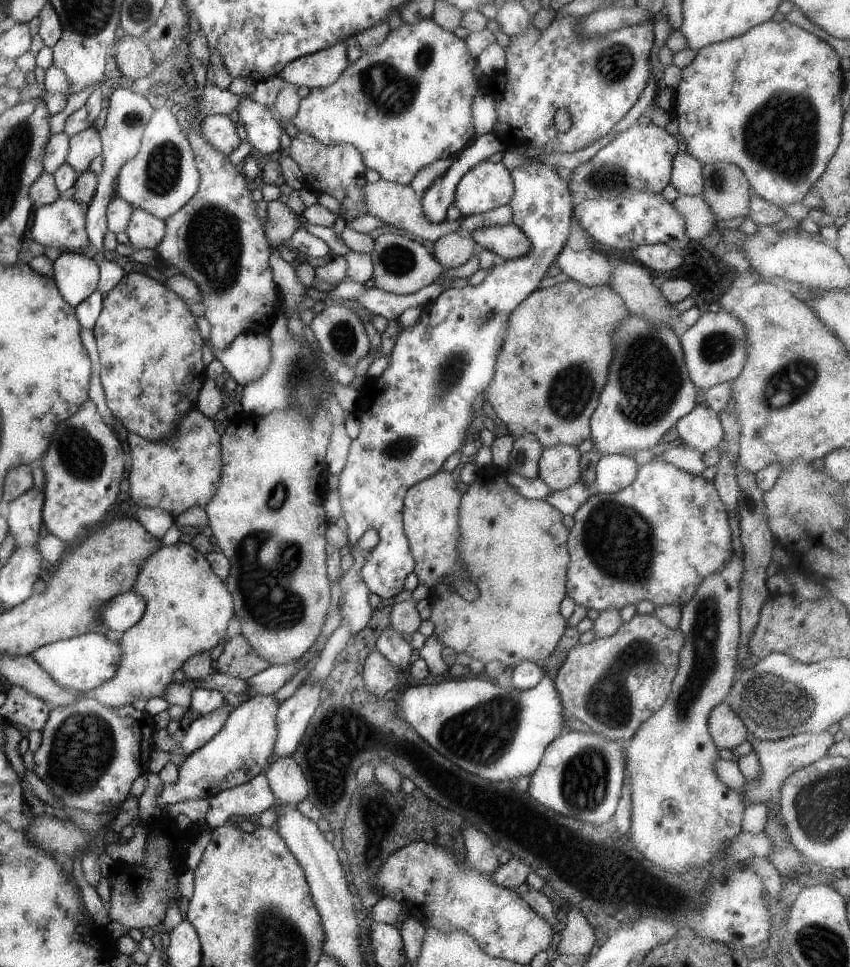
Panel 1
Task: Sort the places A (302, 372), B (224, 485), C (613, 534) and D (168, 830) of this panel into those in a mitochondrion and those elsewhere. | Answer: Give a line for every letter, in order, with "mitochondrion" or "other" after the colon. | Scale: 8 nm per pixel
A: mitochondrion
B: other
C: mitochondrion
D: other

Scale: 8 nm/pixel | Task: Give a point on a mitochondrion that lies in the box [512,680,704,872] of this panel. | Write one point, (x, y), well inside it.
(585, 782)

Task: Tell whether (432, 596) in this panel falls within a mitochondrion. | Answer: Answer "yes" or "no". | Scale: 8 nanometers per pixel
no

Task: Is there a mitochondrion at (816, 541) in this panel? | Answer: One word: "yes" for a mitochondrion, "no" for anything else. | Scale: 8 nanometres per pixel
no

